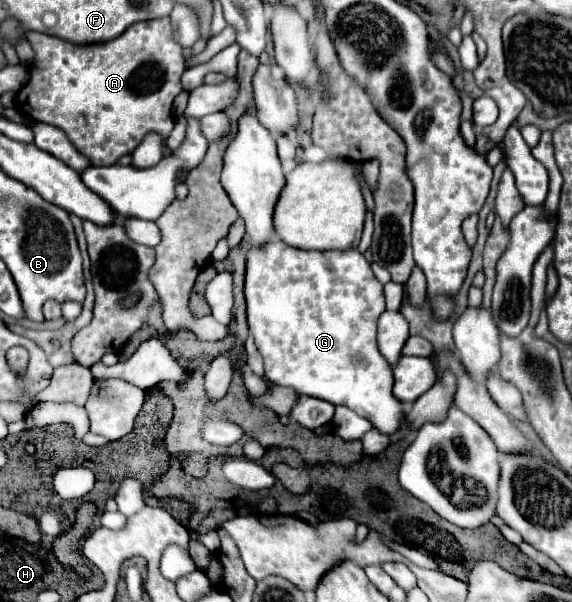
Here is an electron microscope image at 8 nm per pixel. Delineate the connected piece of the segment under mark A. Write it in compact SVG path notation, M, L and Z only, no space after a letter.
M168 17L134 23L120 37L98 45L72 45L64 39L42 35L36 31L28 31L26 37L34 49L34 61L28 67L28 83L16 95L18 109L32 121L48 123L62 129L72 145L82 155L86 155L92 165L114 165L116 159L132 153L148 133L158 133L164 141L168 139L174 127L172 101L182 91L180 75L186 69L182 47L172 39Z

